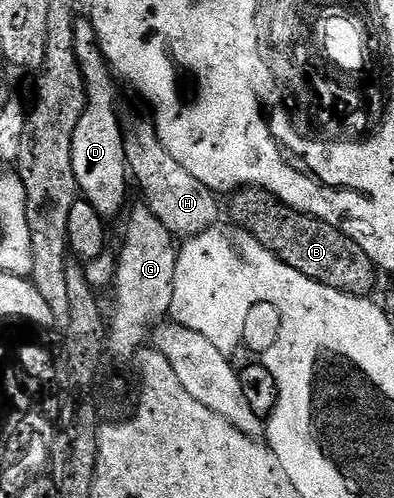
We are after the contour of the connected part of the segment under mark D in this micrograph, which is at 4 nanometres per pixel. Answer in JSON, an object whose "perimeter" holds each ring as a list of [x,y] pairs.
{"perimeter":[[[89,19],[76,20],[75,50],[81,75],[87,82],[87,106],[81,115],[81,123],[77,123],[77,131],[73,131],[73,175],[79,185],[82,200],[88,201],[103,218],[112,219],[122,211],[127,199],[127,181],[129,185],[123,125],[115,110],[116,78],[99,49],[97,31]]]}

